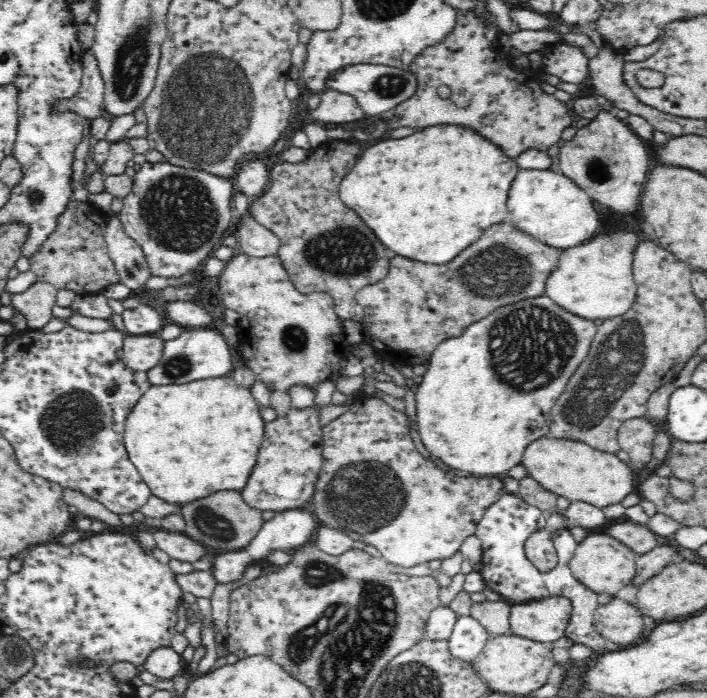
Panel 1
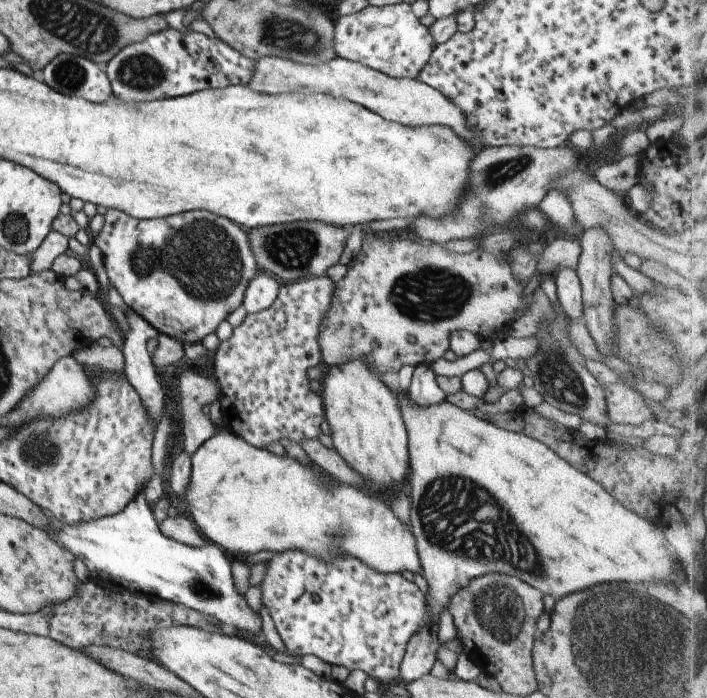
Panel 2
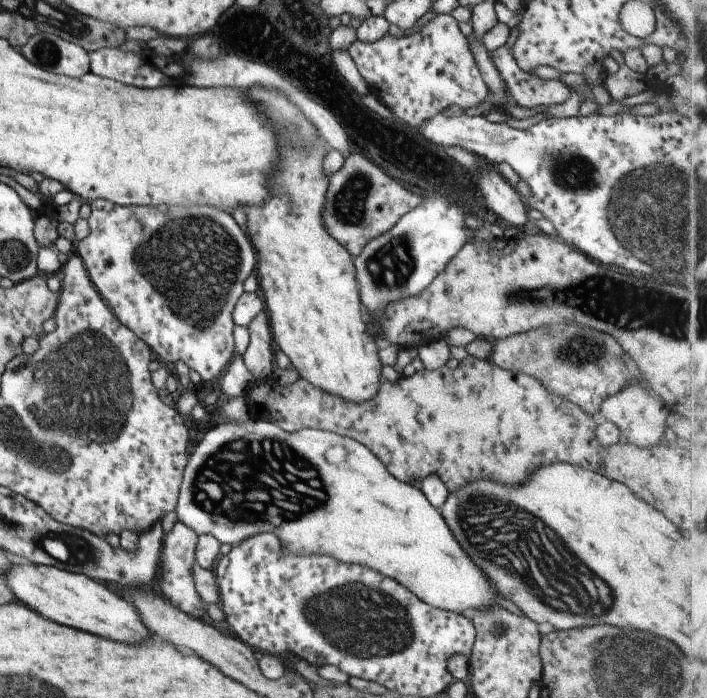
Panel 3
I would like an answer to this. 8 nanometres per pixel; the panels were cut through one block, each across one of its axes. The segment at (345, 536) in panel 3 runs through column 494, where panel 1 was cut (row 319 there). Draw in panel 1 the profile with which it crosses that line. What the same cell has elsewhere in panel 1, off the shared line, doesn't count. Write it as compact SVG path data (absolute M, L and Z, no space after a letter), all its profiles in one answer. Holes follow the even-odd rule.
M618 231L563 249L558 268L546 280L546 296L564 310L588 320L606 320L628 312L637 297L632 260L638 243L632 231Z

